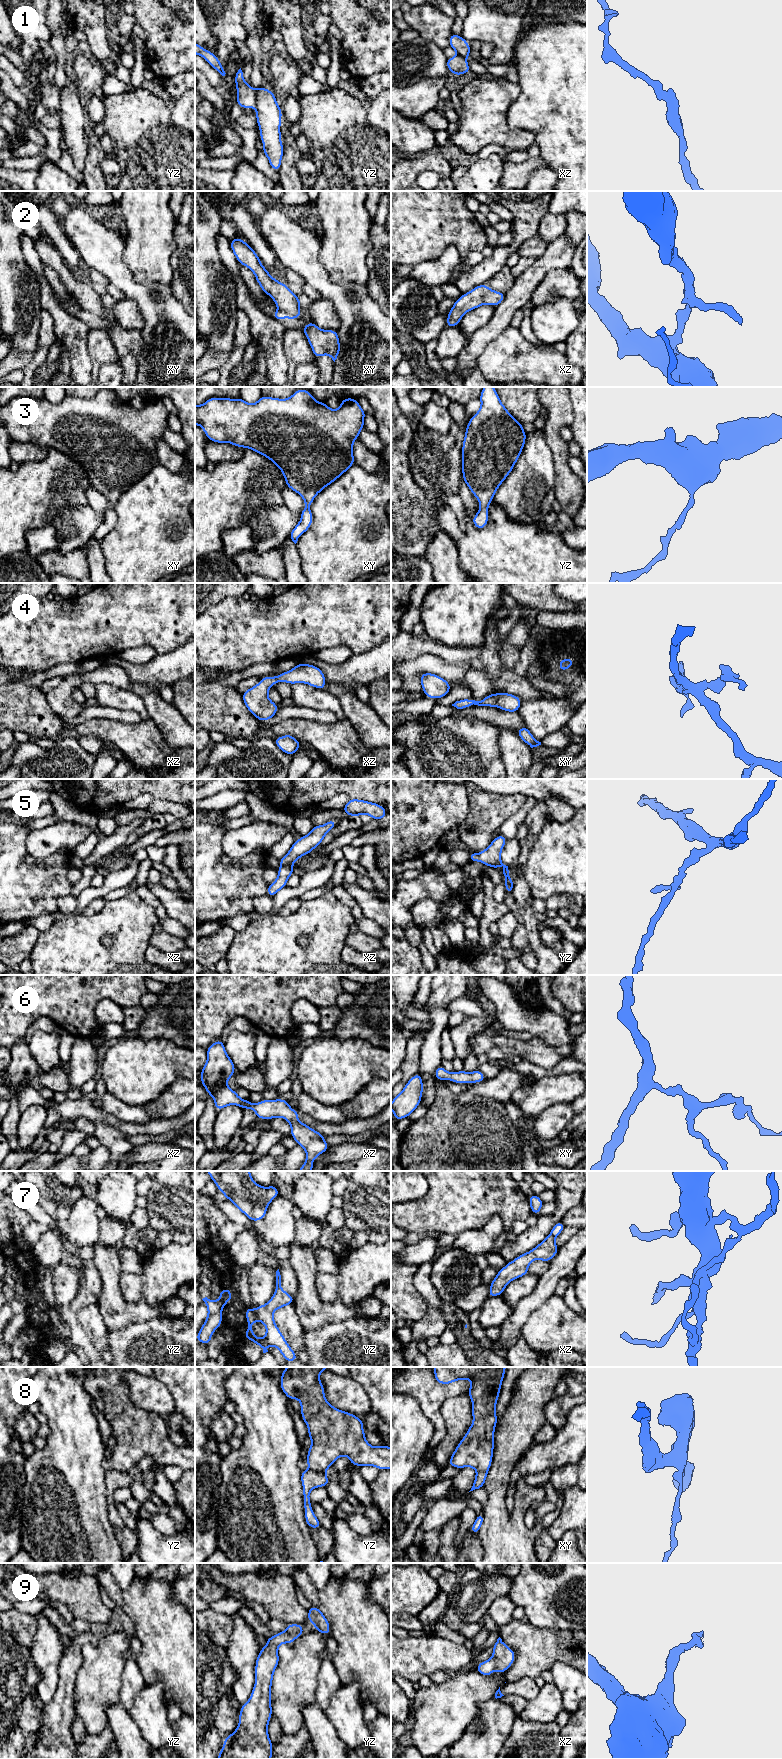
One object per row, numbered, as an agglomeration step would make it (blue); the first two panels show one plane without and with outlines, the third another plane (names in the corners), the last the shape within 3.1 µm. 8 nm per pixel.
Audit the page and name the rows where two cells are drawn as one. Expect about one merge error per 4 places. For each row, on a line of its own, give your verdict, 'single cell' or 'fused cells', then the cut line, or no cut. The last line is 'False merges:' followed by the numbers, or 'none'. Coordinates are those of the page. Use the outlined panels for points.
1: fused cells; cut in yz along (255, 90), (256, 106)
2: fused cells; cut in xy along (279, 308), (296, 317)
3: single cell; no cut
4: single cell; no cut
5: single cell; no cut
6: single cell; no cut
7: single cell; no cut
8: fused cells; cut in yz along (309, 1469), (315, 1472), (323, 1472)
9: single cell; no cut
False merges: 1, 2, 8

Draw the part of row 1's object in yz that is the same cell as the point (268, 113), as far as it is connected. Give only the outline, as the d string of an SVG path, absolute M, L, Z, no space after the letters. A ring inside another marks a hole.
M265 87L256 90L256 119L260 130L260 138L264 145L263 152L273 170L279 172L284 153L281 142L282 111L275 94Z

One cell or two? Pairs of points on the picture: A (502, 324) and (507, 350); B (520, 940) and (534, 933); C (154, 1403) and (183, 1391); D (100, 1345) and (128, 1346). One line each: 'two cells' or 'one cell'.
A: two cells
B: two cells
C: two cells
D: two cells

